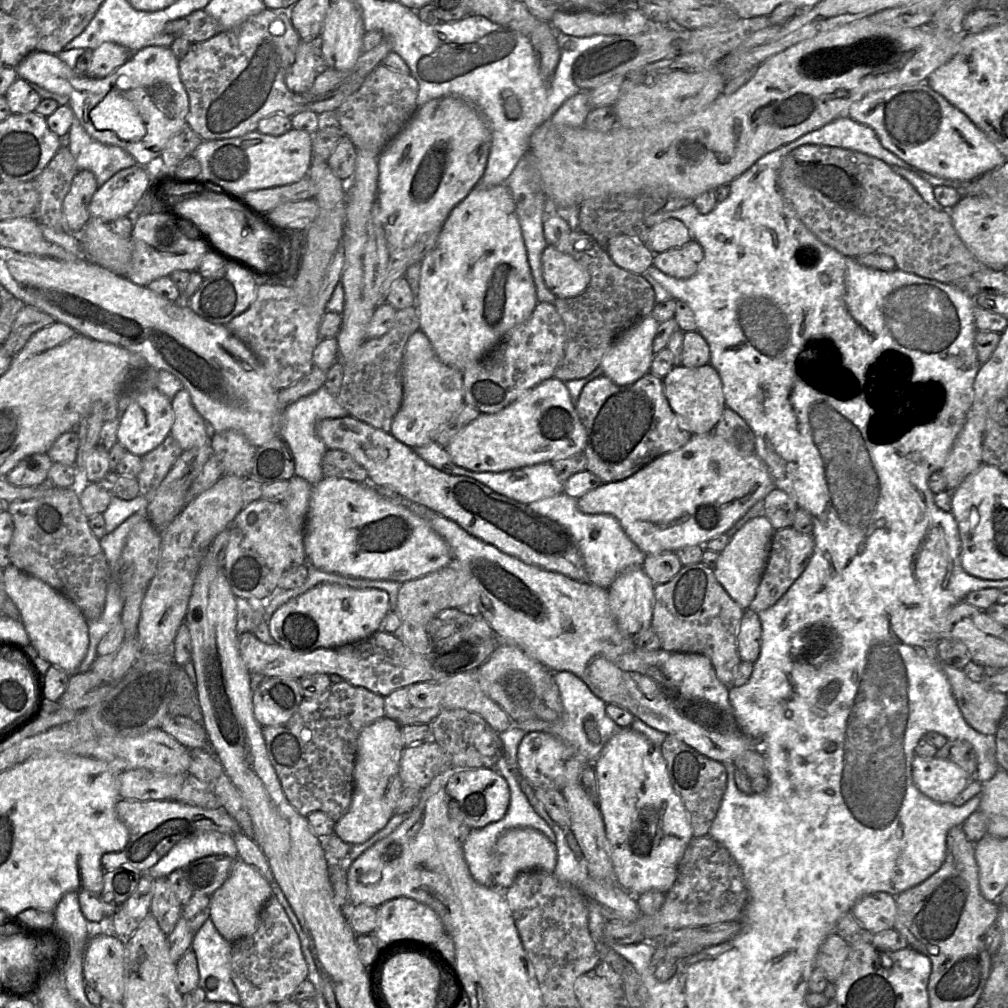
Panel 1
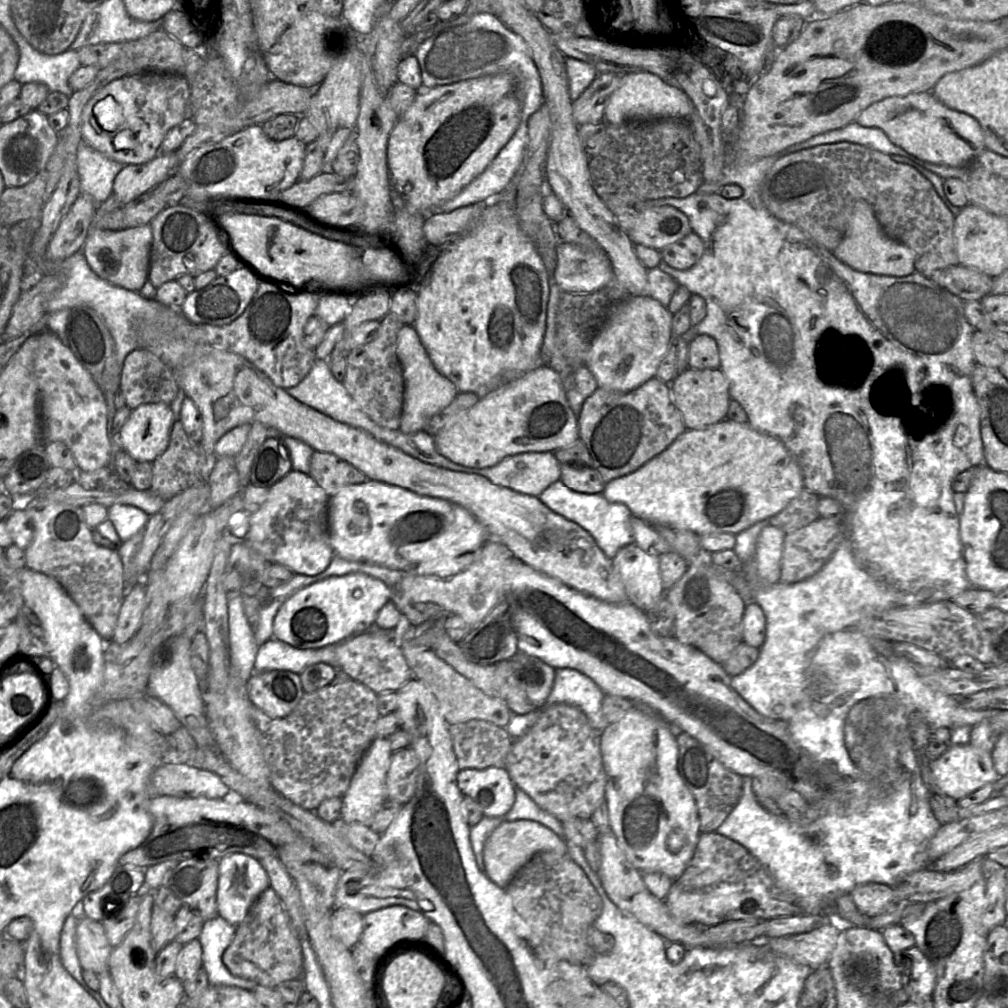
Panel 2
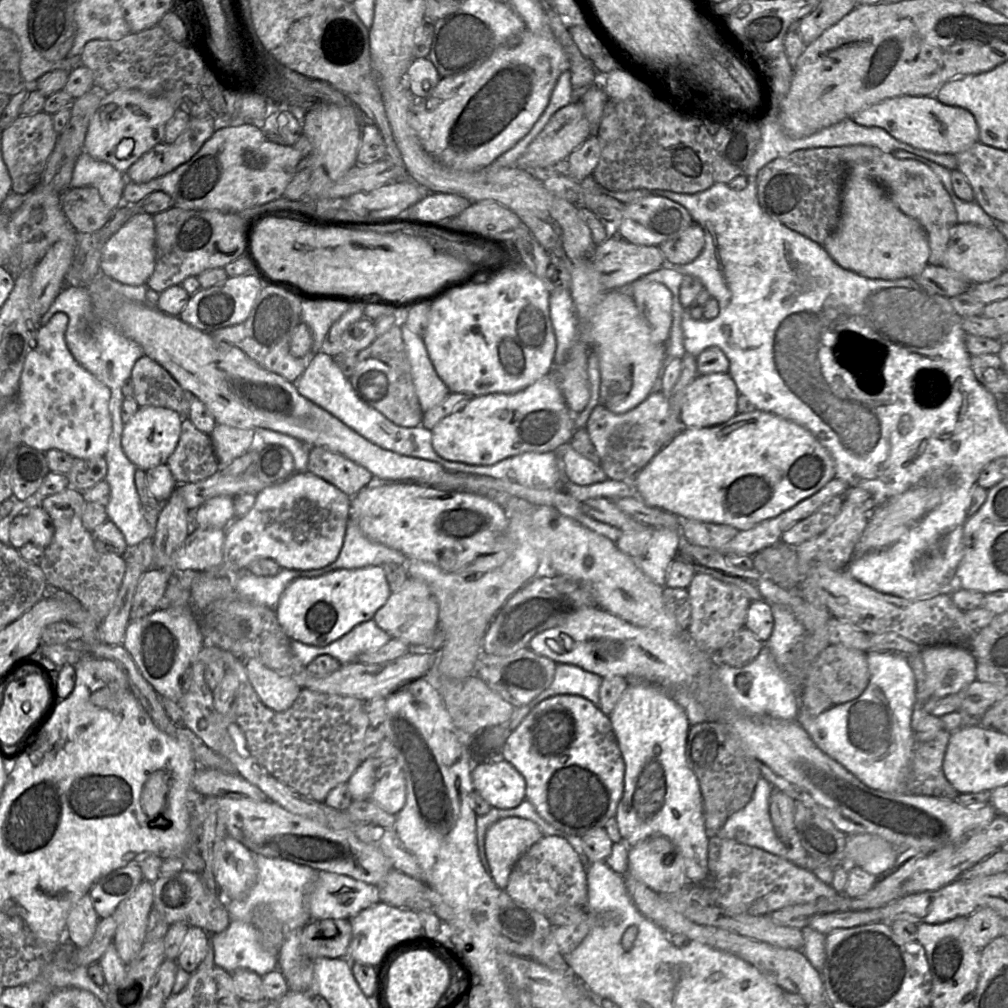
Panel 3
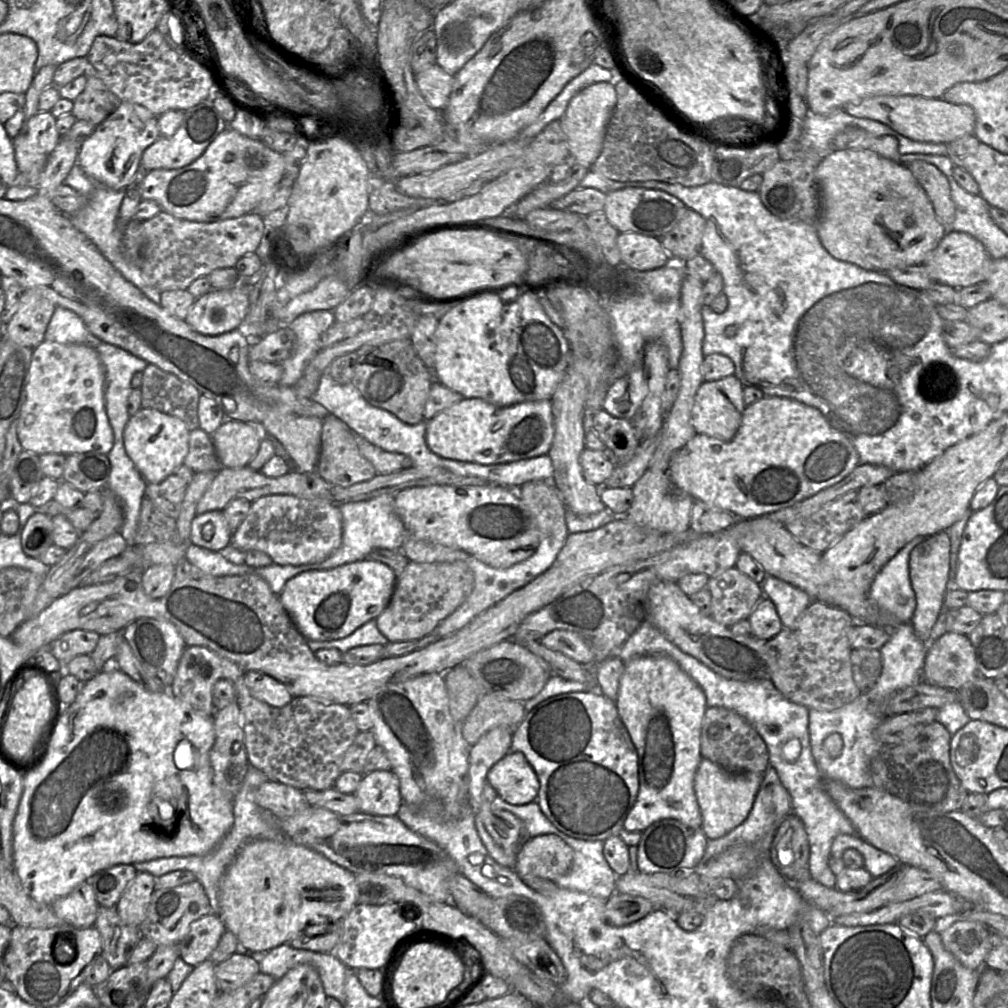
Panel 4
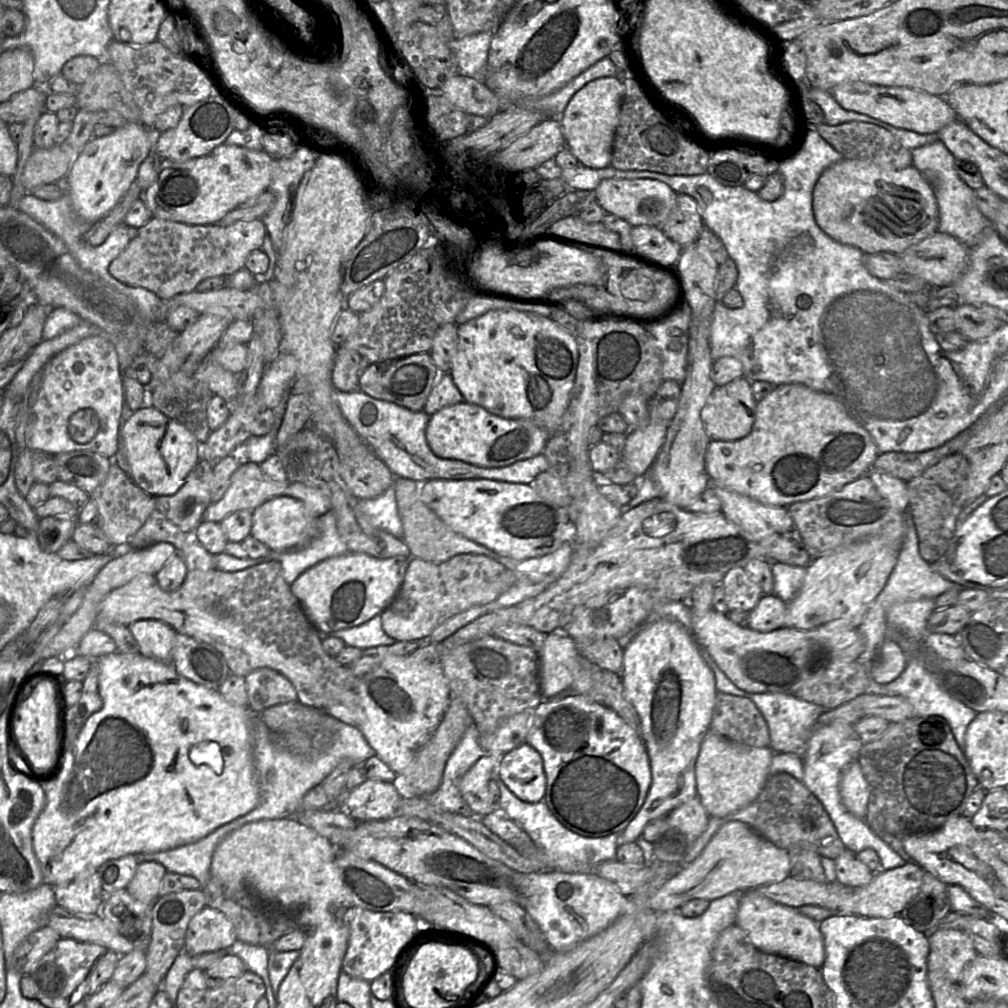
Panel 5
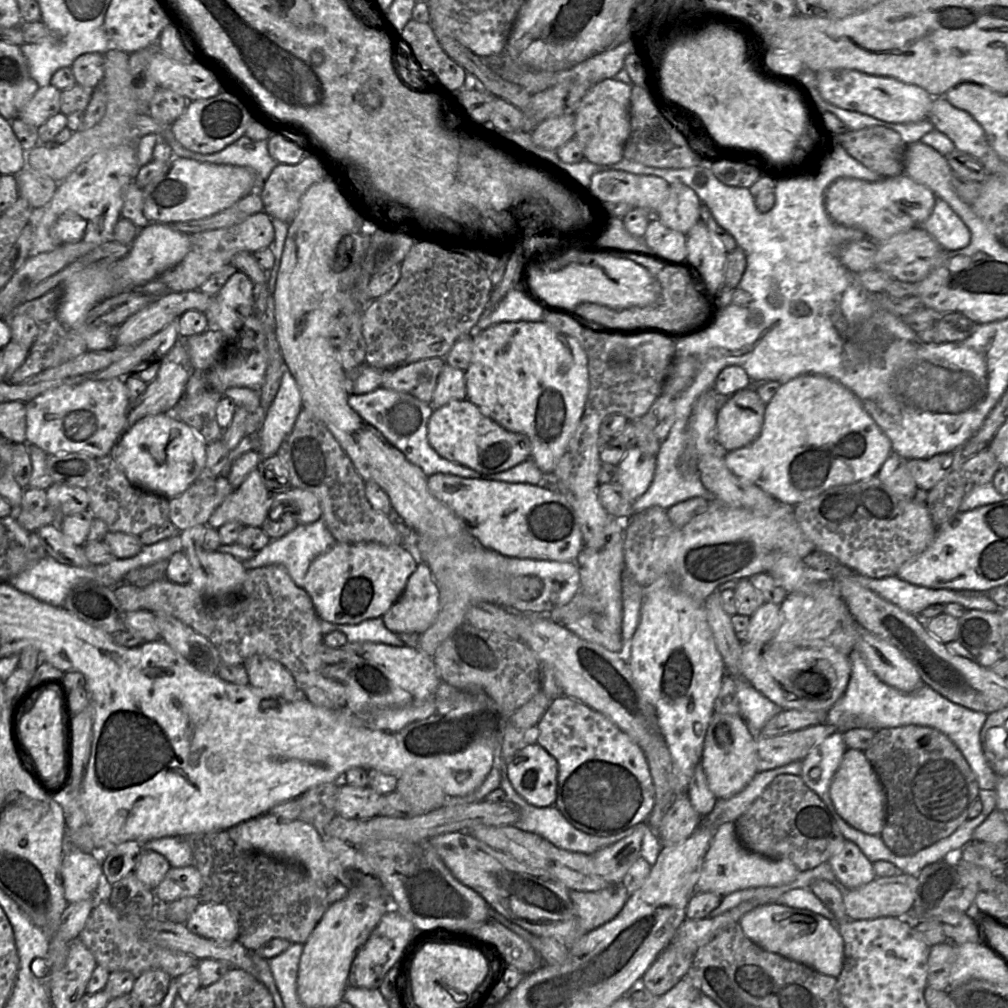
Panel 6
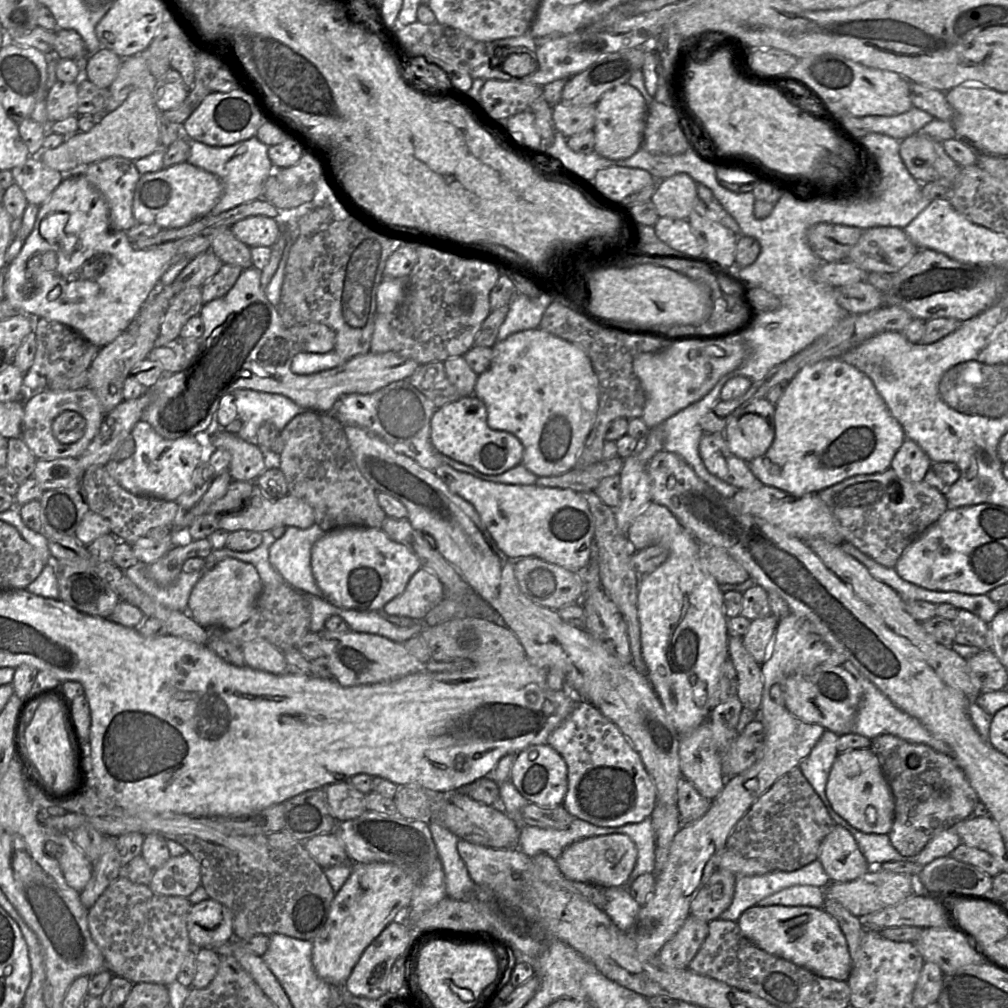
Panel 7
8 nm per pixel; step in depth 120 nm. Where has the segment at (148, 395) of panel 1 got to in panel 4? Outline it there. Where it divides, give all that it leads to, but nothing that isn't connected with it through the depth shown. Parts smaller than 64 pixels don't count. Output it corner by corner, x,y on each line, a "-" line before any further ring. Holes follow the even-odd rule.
141,408
129,418
123,438
126,453
145,481
160,483
183,465
189,448
190,430
181,419
156,409

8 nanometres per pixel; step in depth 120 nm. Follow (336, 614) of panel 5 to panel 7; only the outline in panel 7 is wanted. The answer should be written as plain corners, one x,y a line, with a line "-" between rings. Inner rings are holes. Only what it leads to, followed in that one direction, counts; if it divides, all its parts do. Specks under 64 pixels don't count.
343,526
326,531
311,550
311,568
324,599
356,611
382,609
401,594
421,567
407,546
391,539
381,528

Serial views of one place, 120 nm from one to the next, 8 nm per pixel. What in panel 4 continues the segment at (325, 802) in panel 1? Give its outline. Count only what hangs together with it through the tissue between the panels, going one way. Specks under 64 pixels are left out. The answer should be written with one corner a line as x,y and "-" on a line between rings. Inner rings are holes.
236,665
229,668
229,680
236,691
236,701
243,714
245,747
250,765
262,770
270,780
299,790
325,790
333,787
342,773
344,754
360,732
346,705
322,703
308,697
293,697
283,707
274,707
255,698
245,682
245,672

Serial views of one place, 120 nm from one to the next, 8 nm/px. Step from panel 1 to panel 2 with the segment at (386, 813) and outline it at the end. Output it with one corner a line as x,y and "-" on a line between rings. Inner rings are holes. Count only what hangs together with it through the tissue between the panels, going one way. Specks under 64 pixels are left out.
375,737
360,760
350,785
343,796
340,818
346,823
362,823
370,826
370,821
380,806
387,800
386,776
393,751
389,738

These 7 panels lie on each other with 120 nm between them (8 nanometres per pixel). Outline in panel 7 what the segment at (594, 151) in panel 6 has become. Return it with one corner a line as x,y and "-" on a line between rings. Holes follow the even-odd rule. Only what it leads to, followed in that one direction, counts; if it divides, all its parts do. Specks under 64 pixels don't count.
627,83
605,92
595,104
594,151
610,160
632,156
642,146
647,111
647,103
640,92

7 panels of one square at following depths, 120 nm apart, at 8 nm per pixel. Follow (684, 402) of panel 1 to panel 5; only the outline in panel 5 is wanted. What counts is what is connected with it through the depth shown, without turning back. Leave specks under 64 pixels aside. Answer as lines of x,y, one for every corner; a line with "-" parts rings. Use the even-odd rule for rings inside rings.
745,377
722,386
716,385
701,411
701,419
711,440
735,441
747,436
752,429
756,405
751,381

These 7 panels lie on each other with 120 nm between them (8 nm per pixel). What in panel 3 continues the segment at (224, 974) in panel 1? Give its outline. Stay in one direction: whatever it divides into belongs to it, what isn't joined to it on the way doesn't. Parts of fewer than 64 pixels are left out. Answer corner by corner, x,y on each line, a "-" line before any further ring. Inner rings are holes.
232,919
228,927
209,935
214,965
229,973
247,969
263,977
278,966
278,952
262,946
262,934
250,922

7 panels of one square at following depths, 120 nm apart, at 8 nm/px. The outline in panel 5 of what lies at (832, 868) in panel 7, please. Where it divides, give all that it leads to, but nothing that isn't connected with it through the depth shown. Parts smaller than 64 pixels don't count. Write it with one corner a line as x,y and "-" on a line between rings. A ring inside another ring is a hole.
845,849
835,860
836,882
849,888
862,888
874,878
874,873
861,862
857,853

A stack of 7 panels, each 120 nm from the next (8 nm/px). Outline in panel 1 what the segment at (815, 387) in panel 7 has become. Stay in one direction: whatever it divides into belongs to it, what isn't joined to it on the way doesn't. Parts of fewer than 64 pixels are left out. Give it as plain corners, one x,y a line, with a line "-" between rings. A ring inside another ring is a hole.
713,432
704,435
693,435
692,438
681,448
663,454
636,471
631,476
615,482
602,483
599,487
591,490
577,498
578,508
587,514
610,514
614,516
629,536
629,538
645,554
660,553
663,551
677,551
678,549
691,545
704,545
706,542
719,534
726,533
745,513
758,501
764,498
775,488
773,478
757,454
744,455
723,438

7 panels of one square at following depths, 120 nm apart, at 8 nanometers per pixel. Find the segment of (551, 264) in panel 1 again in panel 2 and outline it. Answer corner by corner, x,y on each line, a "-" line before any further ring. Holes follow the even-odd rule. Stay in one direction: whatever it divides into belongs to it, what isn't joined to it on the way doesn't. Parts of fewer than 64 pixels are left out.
559,242
553,278
563,292
589,294
608,284
614,278
614,271
603,251

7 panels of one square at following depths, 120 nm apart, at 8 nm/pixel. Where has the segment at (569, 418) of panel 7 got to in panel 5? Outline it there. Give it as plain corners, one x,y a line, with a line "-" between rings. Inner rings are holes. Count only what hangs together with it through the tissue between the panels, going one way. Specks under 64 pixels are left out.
514,309
490,310
457,326
457,350
448,373
464,401
502,418
531,420
551,434
568,407
574,387
579,358
576,340
548,315

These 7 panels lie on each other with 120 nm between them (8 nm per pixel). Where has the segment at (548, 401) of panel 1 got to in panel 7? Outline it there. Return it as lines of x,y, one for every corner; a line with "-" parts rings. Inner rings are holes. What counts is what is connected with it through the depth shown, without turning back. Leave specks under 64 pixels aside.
475,395
461,397
435,409
430,420
430,443
441,454
469,465
487,475
498,475
518,465
522,461
523,446
519,439
511,433
493,430
487,425
487,411
484,403

